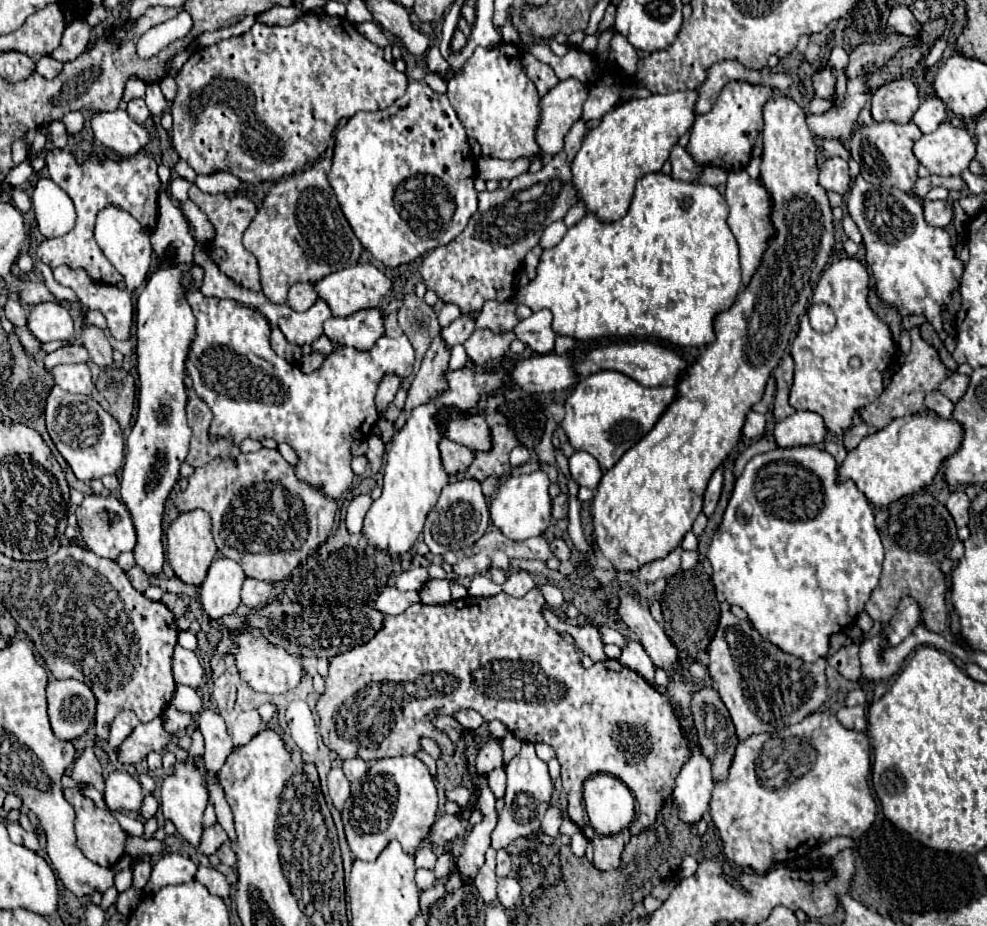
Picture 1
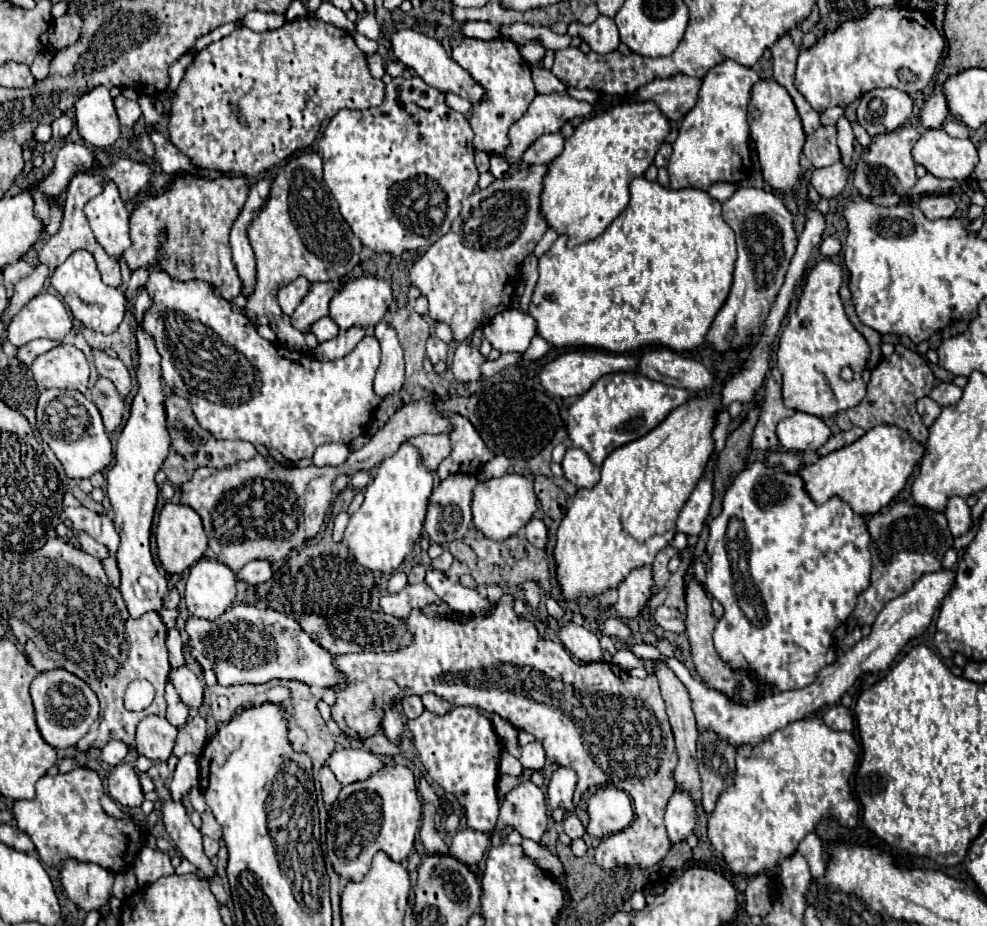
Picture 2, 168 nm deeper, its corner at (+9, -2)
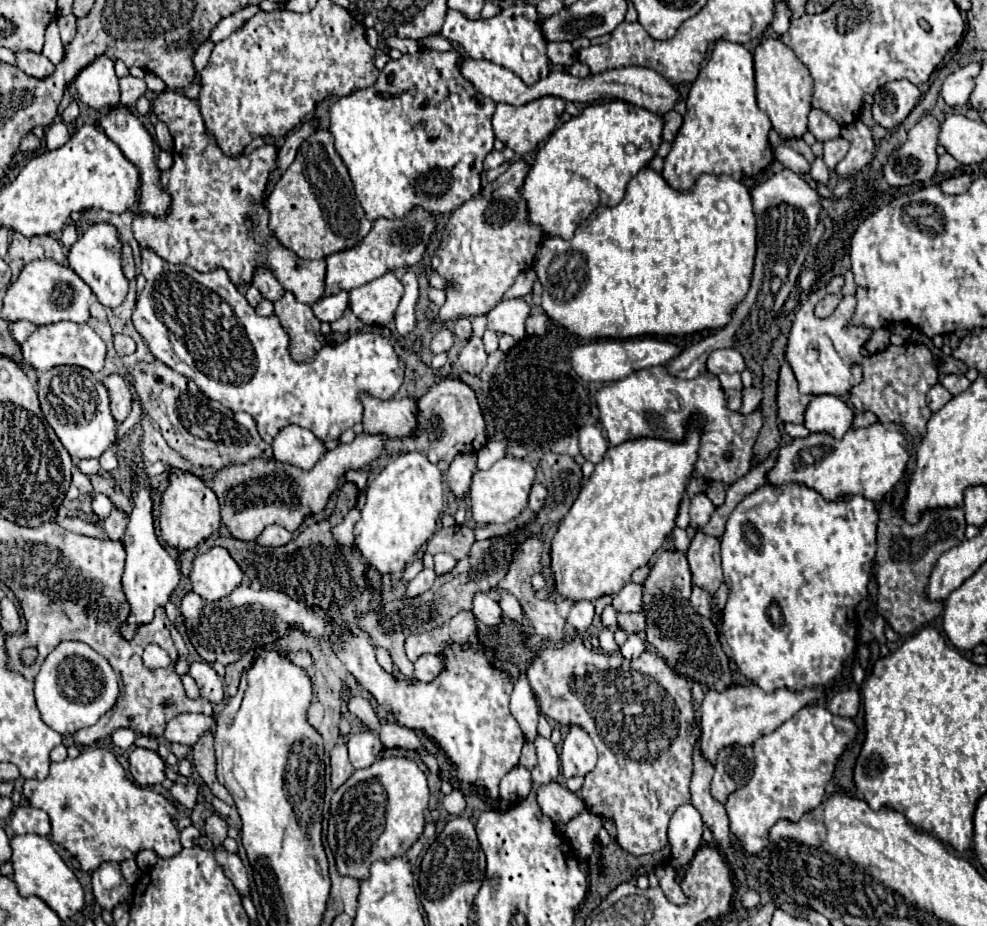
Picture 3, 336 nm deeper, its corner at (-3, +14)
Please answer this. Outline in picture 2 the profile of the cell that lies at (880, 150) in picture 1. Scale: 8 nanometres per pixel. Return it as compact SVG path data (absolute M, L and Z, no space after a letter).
M902 126L894 132L886 132L880 134L872 140L870 148L866 152L862 152L858 166L856 166L856 178L854 178L854 186L858 188L858 192L862 196L874 196L874 194L898 194L898 196L906 196L912 186L916 184L916 162L912 158L912 146L916 144L916 140L920 138L920 132L916 128L908 128Z

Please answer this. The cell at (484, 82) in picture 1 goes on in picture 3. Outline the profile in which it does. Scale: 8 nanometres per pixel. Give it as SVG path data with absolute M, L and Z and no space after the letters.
M526 2L512 4L504 8L498 16L488 18L488 20L484 18L468 20L460 12L448 10L448 16L440 34L456 44L462 44L464 52L470 58L490 60L494 64L500 64L512 70L528 86L546 78L550 72L550 60L546 56L546 40L540 28L540 16L532 4L526 4Z

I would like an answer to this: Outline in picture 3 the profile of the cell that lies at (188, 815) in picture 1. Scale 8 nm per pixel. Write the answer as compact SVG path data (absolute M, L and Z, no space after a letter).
M216 846L214 848L214 856L216 856L216 862L222 866L224 874L236 886L236 890L240 894L248 894L248 874L246 874L246 868L244 868L242 860L238 858L238 854L226 852L224 846Z

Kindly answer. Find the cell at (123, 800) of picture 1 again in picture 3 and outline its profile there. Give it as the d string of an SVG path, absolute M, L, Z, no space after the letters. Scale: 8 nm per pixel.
M134 748L130 752L130 774L140 786L156 786L164 780L164 760L144 748Z

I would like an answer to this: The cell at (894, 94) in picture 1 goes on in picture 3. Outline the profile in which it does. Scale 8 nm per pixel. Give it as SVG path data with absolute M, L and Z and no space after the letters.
M894 80L884 84L874 94L872 104L874 120L886 130L892 130L894 126L906 120L906 116L918 104L920 96L922 96L920 88L914 86L910 80Z

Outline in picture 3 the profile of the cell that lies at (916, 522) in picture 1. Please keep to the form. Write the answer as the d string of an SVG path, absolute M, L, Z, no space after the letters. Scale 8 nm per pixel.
M884 500L880 508L880 524L878 524L878 552L876 552L876 582L878 582L878 612L888 620L888 624L898 632L900 636L908 636L928 624L932 618L936 618L942 612L942 602L930 602L924 598L924 588L928 584L930 570L934 562L940 558L942 552L958 546L964 540L964 510L962 508L934 508L924 510L920 514L918 524L910 524L904 518L902 508L894 508L892 502Z

